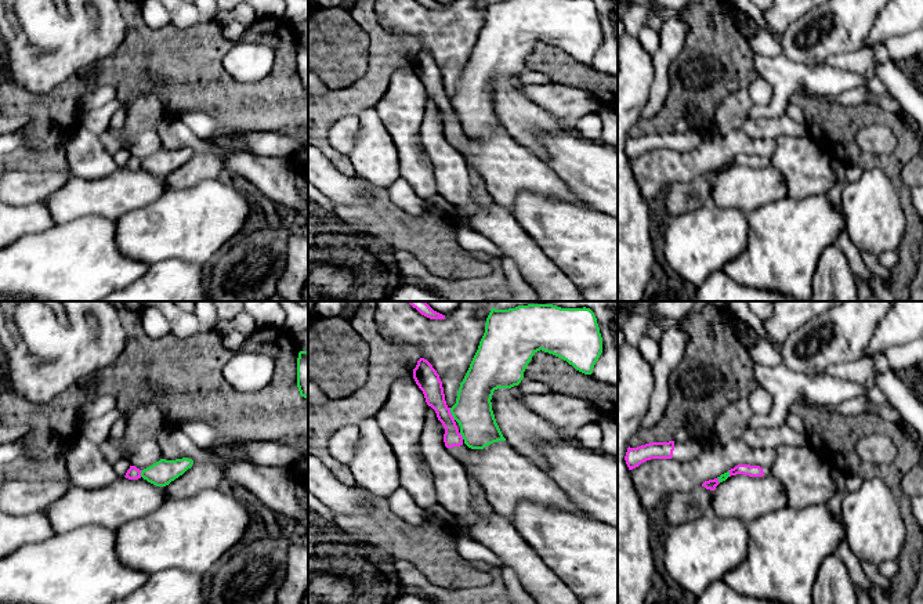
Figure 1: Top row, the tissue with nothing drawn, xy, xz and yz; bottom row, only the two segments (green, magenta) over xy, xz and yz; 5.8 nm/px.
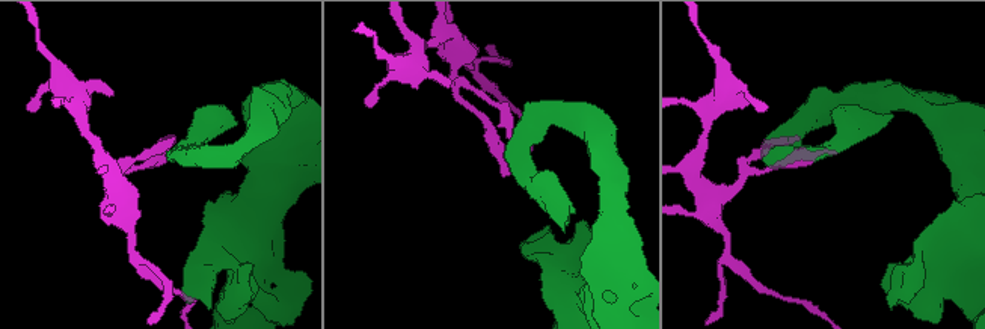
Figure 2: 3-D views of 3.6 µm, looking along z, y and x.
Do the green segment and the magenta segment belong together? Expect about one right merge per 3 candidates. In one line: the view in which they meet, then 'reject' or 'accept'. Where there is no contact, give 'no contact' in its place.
xz | reject

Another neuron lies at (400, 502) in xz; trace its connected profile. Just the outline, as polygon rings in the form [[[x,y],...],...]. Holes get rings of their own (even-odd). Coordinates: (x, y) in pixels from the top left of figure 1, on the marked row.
[[[399,487],[387,500],[391,511],[410,524],[419,525],[427,520],[426,509],[417,506],[402,487]]]

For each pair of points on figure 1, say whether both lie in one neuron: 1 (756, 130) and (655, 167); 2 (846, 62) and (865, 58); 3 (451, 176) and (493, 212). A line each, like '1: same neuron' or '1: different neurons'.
1: different neurons
2: same neuron
3: same neuron

